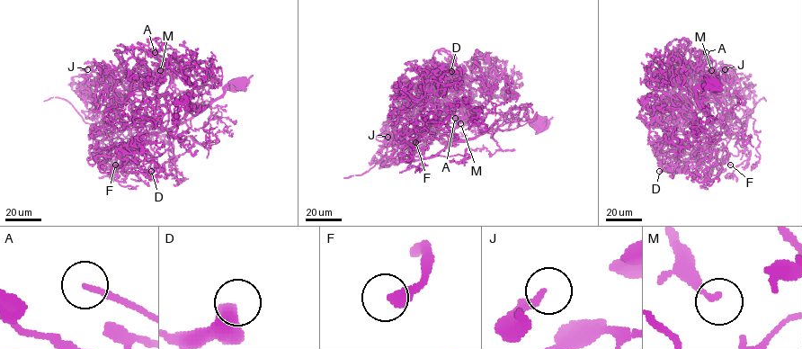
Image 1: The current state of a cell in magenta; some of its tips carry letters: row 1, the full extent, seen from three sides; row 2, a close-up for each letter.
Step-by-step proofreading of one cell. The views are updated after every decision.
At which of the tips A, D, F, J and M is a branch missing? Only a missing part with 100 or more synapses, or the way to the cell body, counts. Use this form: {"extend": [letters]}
{"extend": ["A", "F"]}

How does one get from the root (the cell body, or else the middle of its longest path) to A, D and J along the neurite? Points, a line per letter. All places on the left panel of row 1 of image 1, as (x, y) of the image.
A: (236, 84), (230, 83), (191, 118), (154, 135), (169, 119), (165, 100), (156, 91), (167, 62), (155, 52)
D: (236, 84), (182, 122), (153, 132), (169, 129), (170, 145), (138, 164), (151, 171)
J: (236, 84), (182, 122), (150, 135), (120, 119), (113, 85), (87, 69)

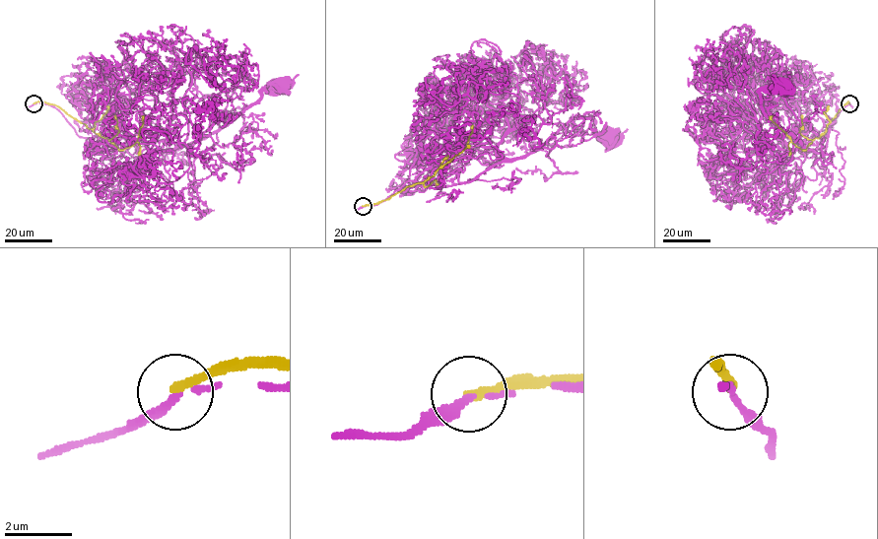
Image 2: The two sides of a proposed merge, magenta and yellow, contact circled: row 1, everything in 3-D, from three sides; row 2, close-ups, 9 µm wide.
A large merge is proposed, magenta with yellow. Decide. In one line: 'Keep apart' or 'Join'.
Keep apart

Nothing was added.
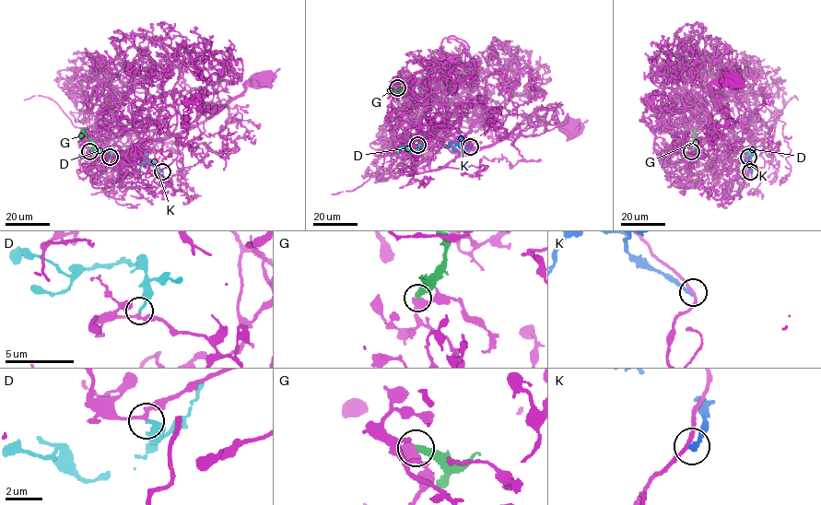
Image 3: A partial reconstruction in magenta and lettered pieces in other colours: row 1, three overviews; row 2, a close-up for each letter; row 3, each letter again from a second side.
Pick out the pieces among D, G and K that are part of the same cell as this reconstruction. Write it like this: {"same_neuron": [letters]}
{"same_neuron": ["D"]}

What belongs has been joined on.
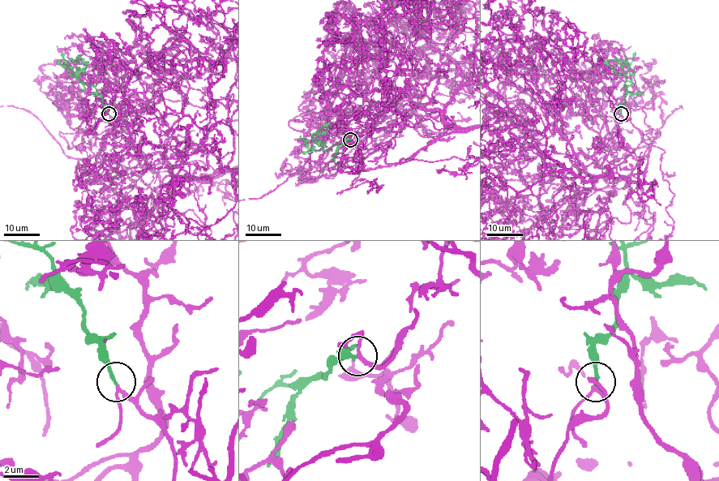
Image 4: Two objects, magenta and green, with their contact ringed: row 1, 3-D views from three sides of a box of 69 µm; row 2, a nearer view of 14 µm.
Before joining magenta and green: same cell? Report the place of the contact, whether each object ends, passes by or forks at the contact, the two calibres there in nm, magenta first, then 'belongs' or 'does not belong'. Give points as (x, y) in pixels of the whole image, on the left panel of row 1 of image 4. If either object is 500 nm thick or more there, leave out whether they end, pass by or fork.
place (109, 113); magenta passes by; green ends; calibres 170 and 200 nm; belongs

